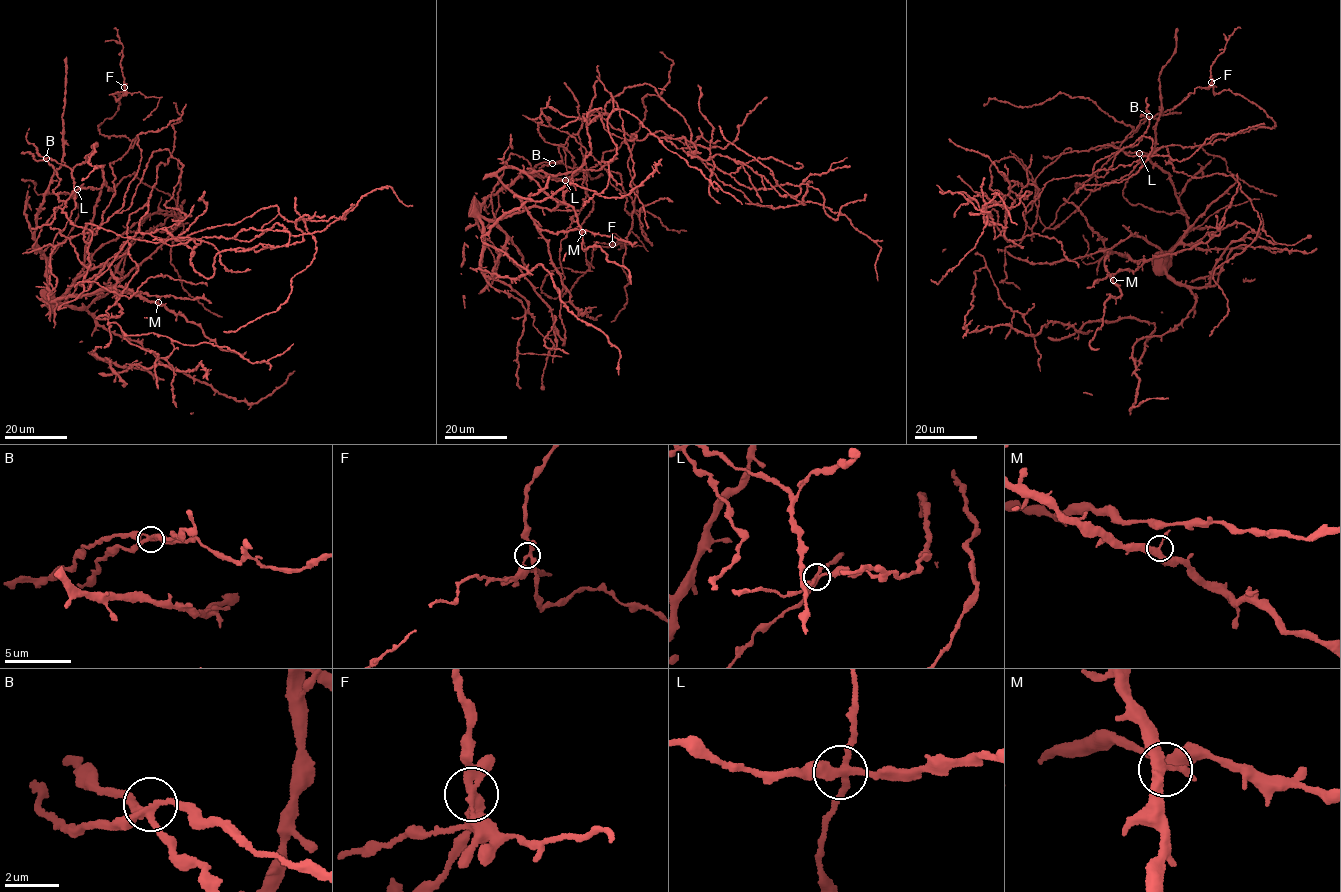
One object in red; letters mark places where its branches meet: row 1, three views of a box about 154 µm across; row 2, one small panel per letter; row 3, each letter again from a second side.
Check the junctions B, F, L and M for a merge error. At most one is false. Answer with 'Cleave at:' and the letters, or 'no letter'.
Cleave at: F

